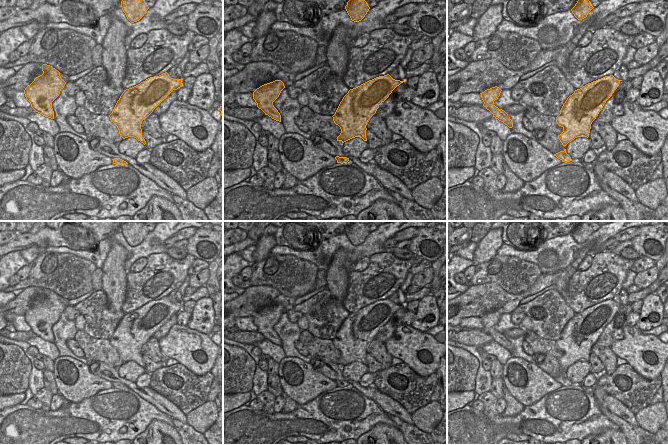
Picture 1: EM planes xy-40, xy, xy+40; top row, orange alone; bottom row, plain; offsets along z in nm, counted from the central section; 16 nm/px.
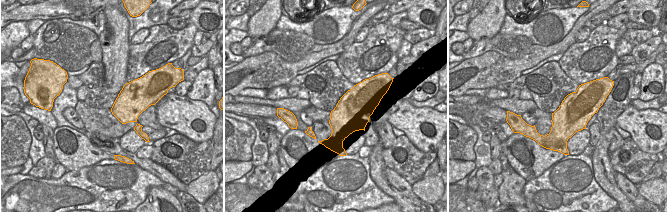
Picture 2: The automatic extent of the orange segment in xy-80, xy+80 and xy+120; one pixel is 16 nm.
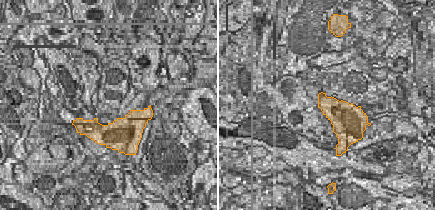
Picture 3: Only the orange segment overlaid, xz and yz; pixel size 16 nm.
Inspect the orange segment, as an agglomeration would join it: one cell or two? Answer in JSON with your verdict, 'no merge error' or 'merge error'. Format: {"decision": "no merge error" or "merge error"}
{"decision": "no merge error"}

